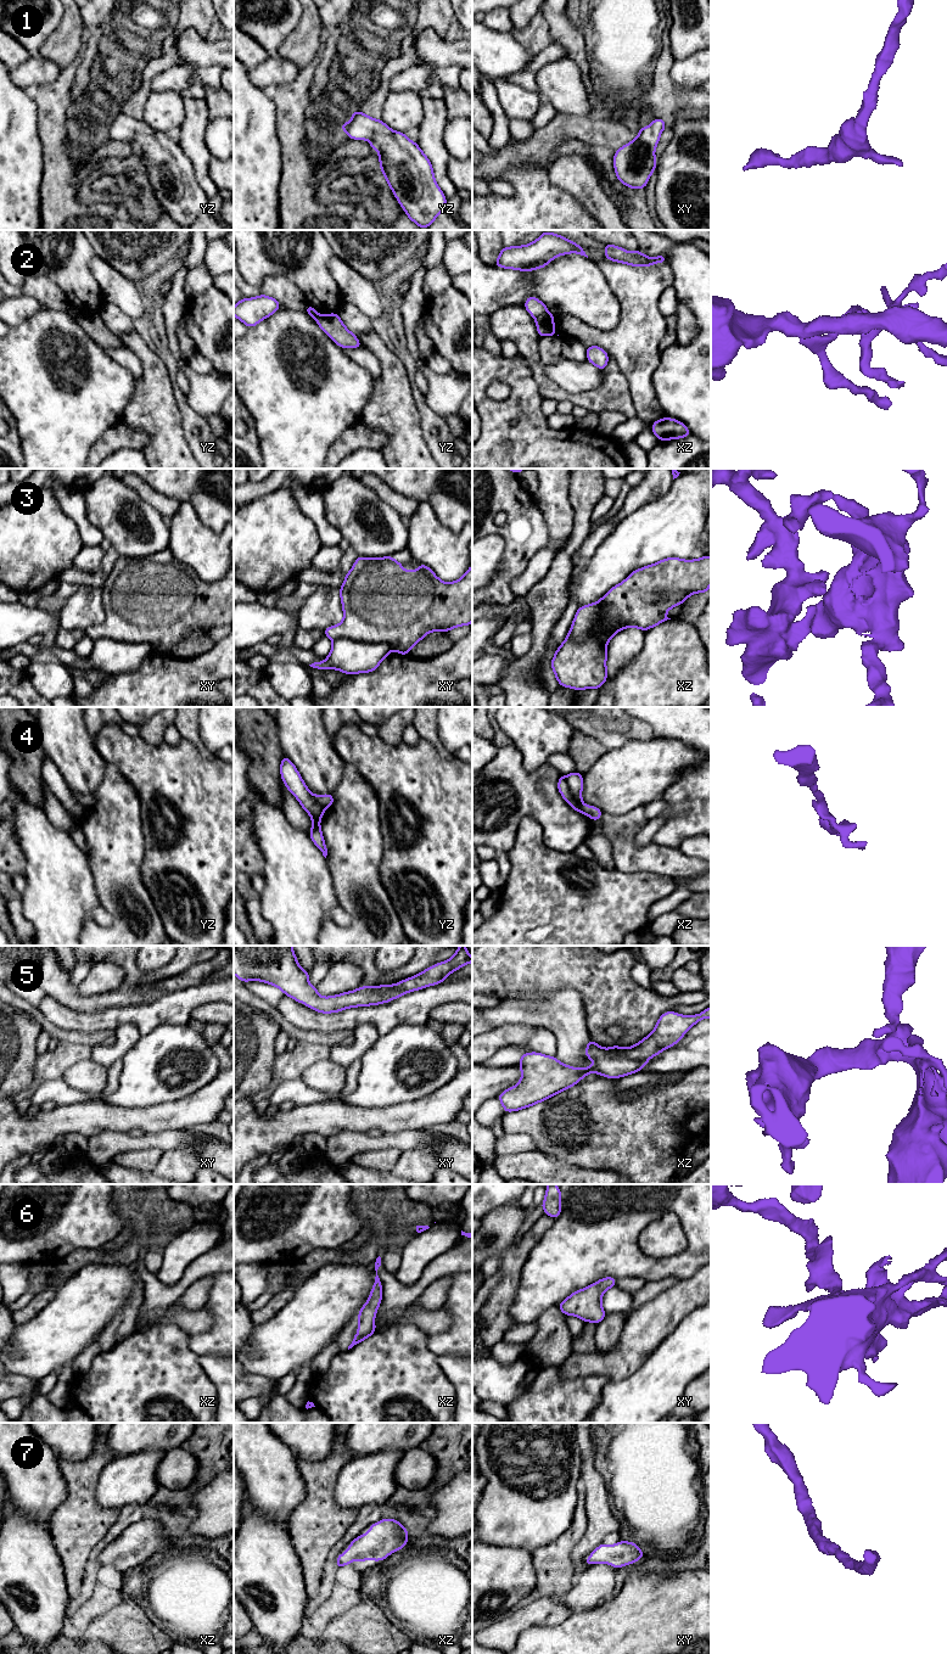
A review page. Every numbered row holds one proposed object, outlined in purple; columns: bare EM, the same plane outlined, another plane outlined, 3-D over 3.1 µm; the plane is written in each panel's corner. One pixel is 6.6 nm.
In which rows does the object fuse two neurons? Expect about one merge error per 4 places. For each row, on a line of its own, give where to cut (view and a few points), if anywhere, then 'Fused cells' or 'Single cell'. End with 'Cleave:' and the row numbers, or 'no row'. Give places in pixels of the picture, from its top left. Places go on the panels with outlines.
1: No split. Single cell
2: Split along xz (548, 312), (534, 318). Fused cells
3: No split. Single cell
4: Split along xz (565, 777), (570, 792), (582, 803). Fused cells
5: No split. Single cell
6: No split. Single cell
7: No split. Single cell
Cleave: 2, 4

